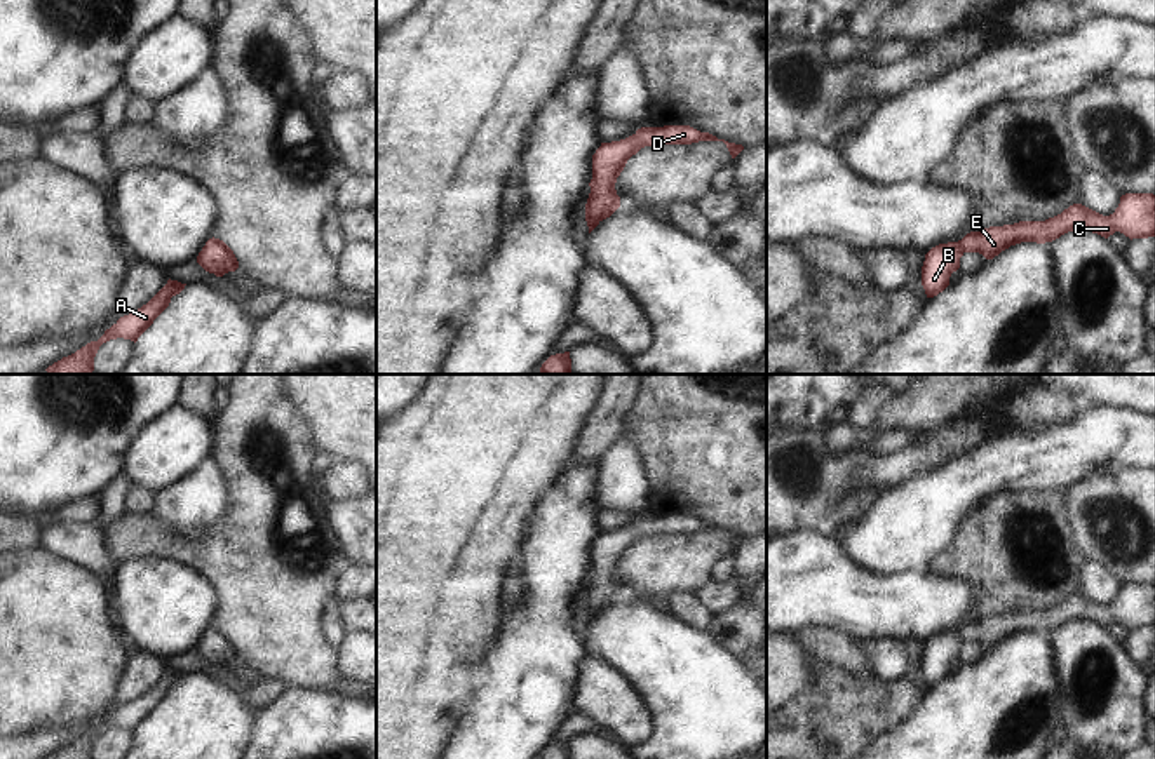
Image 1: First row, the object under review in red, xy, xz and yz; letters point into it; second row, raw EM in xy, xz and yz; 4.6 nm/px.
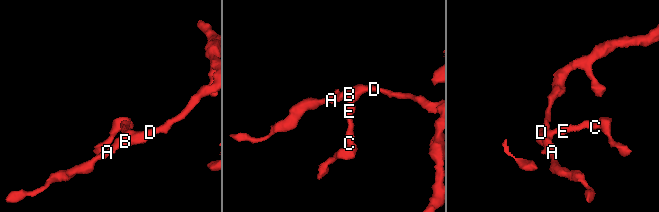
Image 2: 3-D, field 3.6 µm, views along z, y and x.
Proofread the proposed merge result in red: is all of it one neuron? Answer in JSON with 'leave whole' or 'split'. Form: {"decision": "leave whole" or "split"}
{"decision": "leave whole"}

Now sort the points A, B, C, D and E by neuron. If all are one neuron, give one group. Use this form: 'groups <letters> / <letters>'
groups A B C D E

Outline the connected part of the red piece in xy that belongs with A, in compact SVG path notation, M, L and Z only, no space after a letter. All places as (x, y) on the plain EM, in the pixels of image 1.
M167 670L167 674L141 698L120 707L98 731L91 731L75 743L63 747L47 759L94 759L94 747L99 736L110 729L124 728L138 731L138 728L153 714L153 710L169 696L171 688L179 684L186 674Z

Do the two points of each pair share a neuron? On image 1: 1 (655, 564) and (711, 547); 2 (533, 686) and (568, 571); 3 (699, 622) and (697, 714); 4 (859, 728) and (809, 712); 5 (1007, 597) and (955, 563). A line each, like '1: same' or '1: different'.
1: same
2: same
3: different
4: same
5: same

